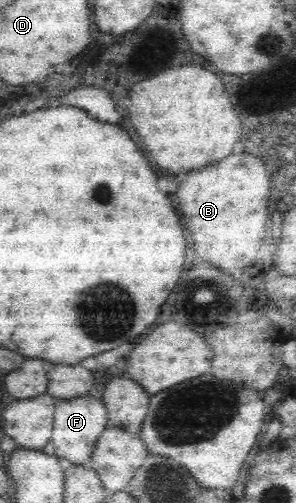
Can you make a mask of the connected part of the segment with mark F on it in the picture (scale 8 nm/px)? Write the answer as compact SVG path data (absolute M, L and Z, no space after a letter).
M79 397L61 401L55 409L55 425L50 443L54 445L54 455L70 465L88 465L99 435L107 425L107 411L103 401L93 397Z

